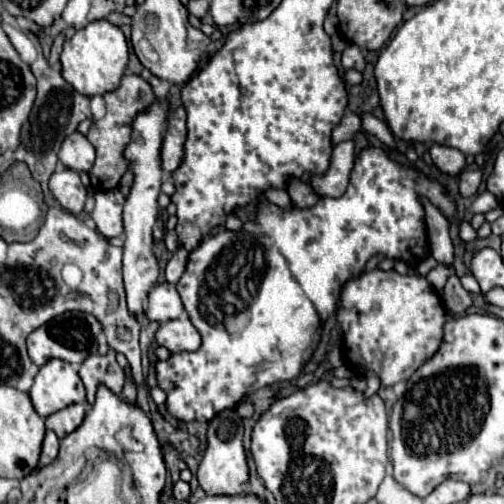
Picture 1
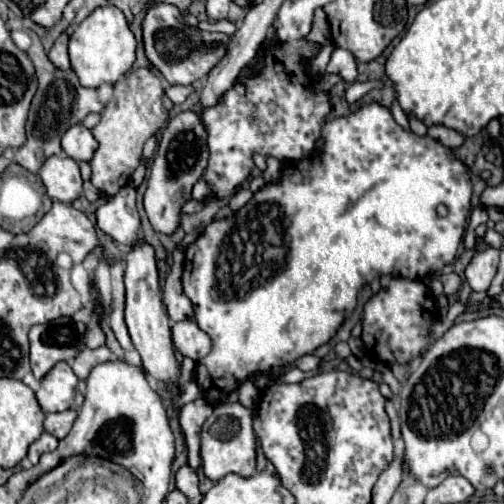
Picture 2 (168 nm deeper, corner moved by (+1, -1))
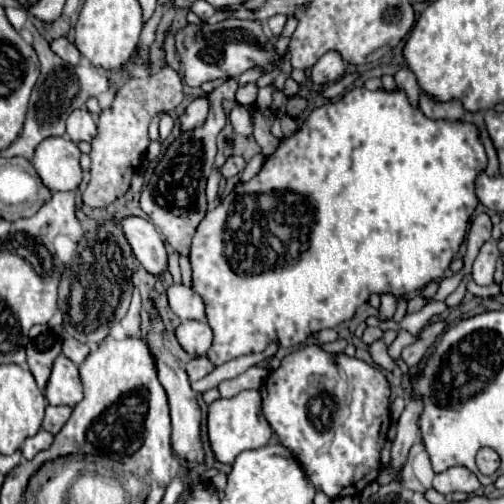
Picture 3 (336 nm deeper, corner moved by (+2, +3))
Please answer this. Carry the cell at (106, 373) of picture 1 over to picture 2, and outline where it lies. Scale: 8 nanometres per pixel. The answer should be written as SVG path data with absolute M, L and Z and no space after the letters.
M104 345L104 347L98 347L98 349L84 349L80 351L80 355L72 361L72 369L76 373L76 377L80 381L86 381L90 371L100 365L100 363L108 363L108 361L114 361L116 357L112 355L112 351Z

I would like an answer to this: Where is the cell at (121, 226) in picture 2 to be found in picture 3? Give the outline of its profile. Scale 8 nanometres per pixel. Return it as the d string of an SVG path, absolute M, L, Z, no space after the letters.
M127 217L121 221L121 227L143 269L161 277L167 271L167 249L155 225L141 217Z

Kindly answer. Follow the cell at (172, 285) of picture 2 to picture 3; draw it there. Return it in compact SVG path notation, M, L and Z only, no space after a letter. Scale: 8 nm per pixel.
M171 285L167 289L167 295L169 295L169 305L171 305L173 313L177 313L183 321L187 321L187 319L205 321L205 303L203 303L201 295L197 295L191 287Z

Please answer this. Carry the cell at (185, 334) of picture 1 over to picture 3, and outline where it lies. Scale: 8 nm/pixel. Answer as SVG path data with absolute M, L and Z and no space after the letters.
M183 321L177 329L177 339L189 355L201 357L213 343L213 331L205 321Z

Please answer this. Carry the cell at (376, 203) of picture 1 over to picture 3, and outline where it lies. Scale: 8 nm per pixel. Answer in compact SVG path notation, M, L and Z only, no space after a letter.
M355 87L347 91L337 103L327 103L323 107L313 109L307 121L291 137L281 139L277 149L265 157L261 171L251 181L237 183L235 189L213 211L207 213L207 219L199 225L193 237L189 253L193 267L193 289L203 295L203 301L207 303L207 321L215 333L215 341L207 357L215 365L223 365L239 355L263 351L273 339L279 339L283 347L295 347L305 343L307 337L321 329L337 327L339 323L353 319L357 311L353 307L363 305L371 293L381 295L385 291L395 297L403 297L411 291L419 291L431 281L439 281L465 239L469 215L473 215L475 207L479 205L475 197L475 177L485 167L487 155L475 123L427 119L417 105L409 103L407 93L403 89L369 91L365 87Z

